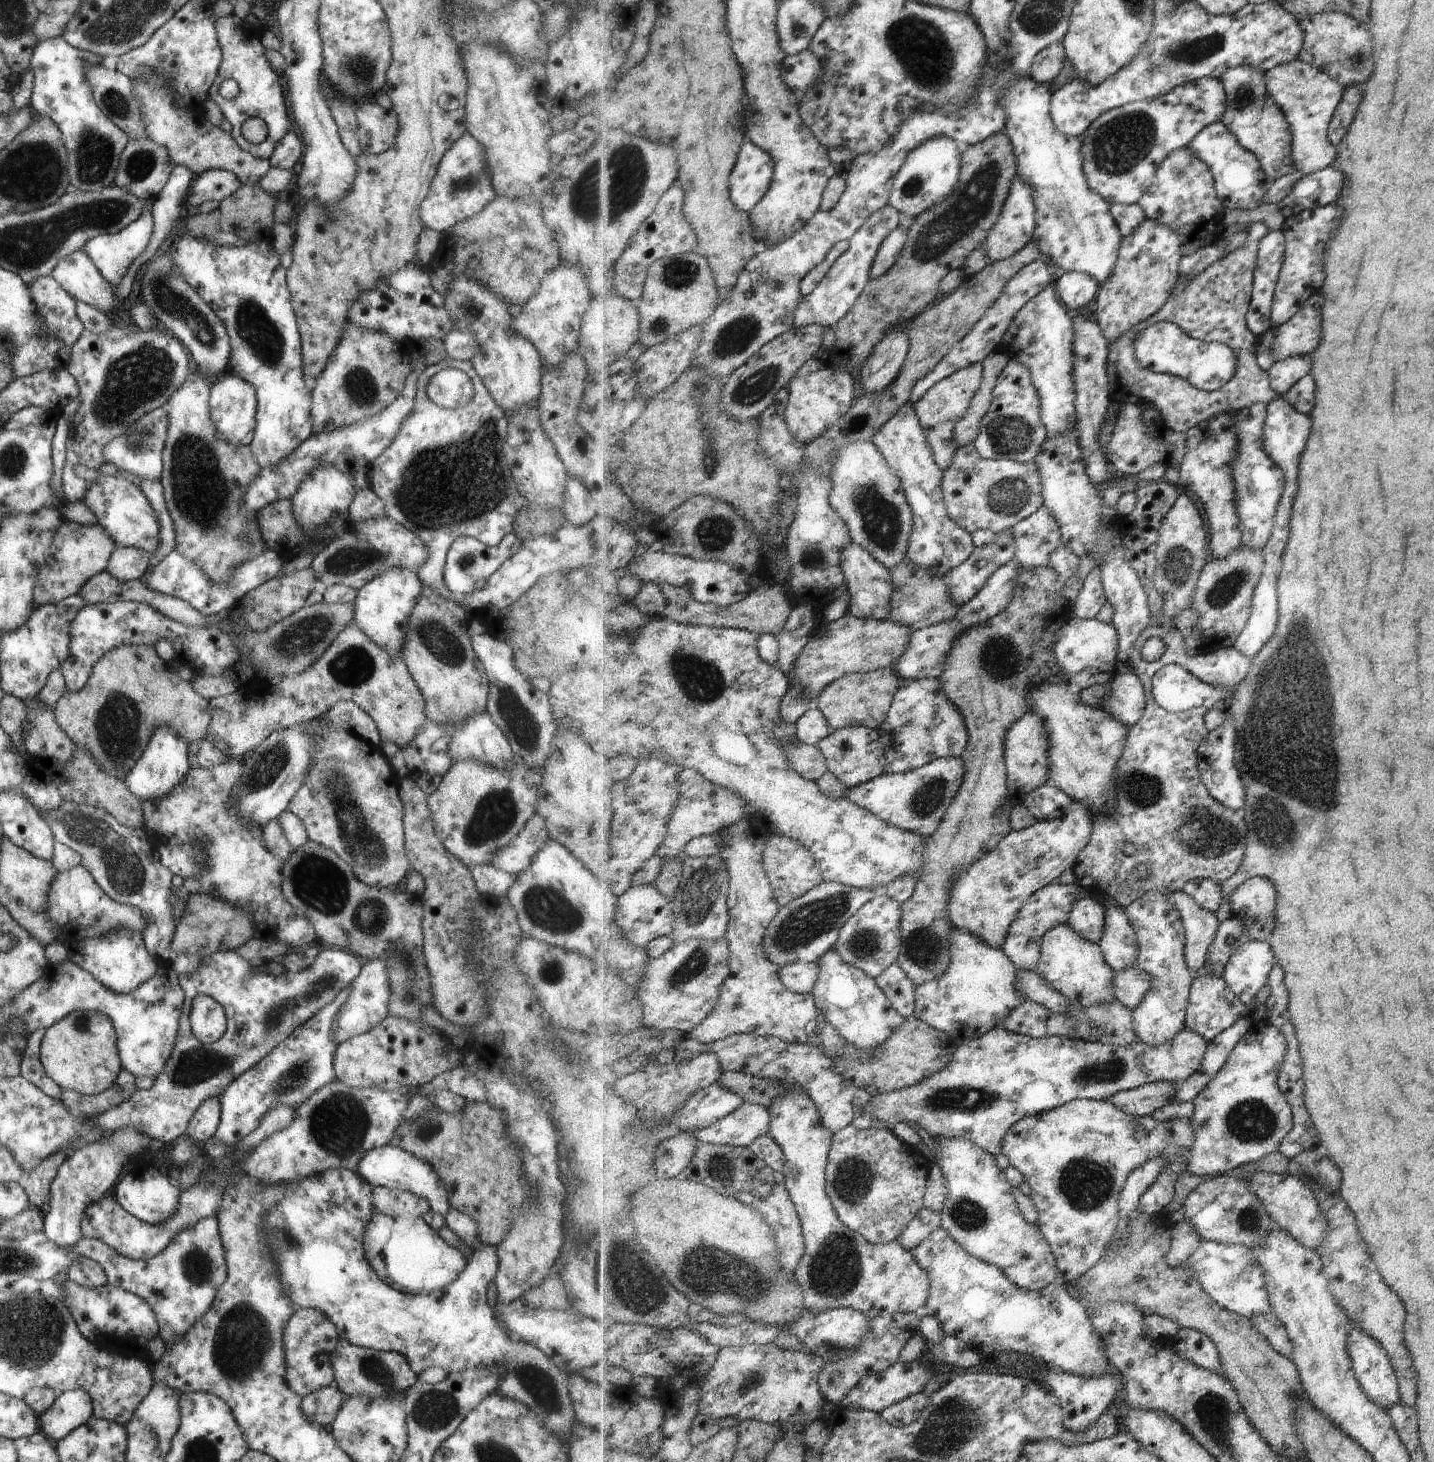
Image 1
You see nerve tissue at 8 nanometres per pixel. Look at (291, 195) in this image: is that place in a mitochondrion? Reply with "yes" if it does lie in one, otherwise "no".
no

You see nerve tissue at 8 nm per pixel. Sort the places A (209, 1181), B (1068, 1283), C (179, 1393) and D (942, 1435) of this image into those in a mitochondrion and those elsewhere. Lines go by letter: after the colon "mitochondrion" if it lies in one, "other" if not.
A: other
B: other
C: other
D: mitochondrion

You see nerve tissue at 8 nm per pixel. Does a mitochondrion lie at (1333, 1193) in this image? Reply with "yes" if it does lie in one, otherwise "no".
no

